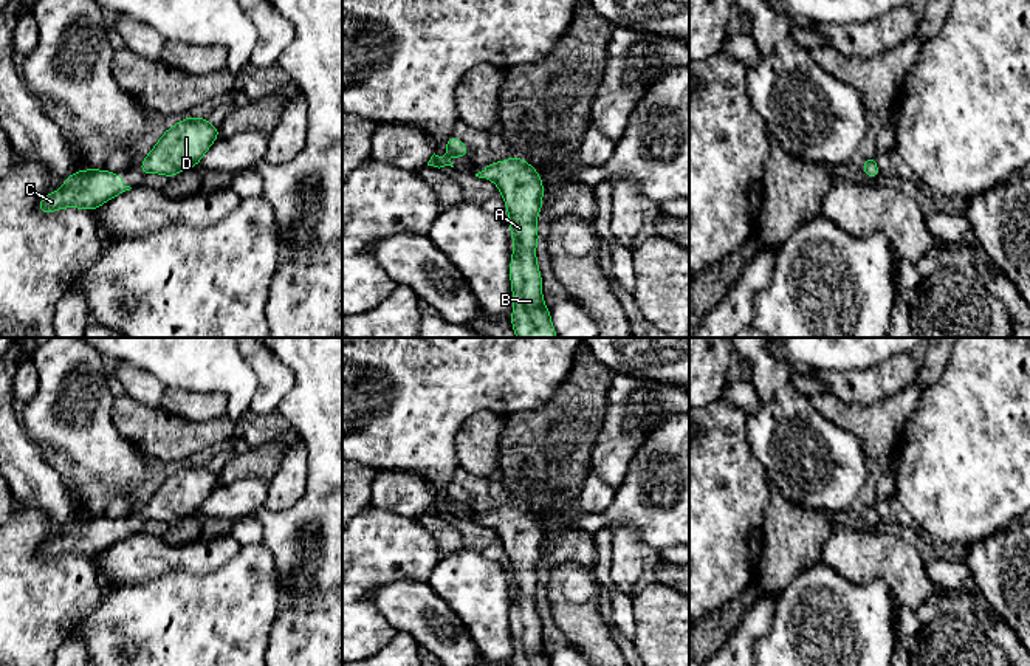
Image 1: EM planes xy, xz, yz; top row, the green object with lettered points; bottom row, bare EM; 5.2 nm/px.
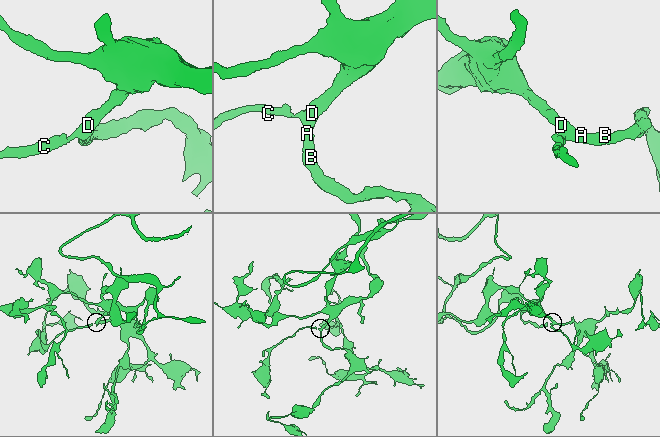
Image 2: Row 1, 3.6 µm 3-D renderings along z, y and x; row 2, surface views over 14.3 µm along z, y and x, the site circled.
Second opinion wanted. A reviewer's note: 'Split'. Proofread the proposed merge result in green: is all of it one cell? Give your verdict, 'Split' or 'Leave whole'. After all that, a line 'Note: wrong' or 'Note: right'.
Leave whole
Note: wrong

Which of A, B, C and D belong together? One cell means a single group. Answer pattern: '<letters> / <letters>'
A B C D

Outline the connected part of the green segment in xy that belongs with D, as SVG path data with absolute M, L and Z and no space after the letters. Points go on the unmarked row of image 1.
M187 463L163 480L138 519L172 525L189 514L200 513L201 503L217 485L220 485L220 475L208 469L204 463Z

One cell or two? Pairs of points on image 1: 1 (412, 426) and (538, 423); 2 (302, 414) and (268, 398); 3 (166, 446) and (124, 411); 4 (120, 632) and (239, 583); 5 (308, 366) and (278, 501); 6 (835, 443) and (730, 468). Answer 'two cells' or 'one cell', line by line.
1: two cells
2: two cells
3: one cell
4: one cell
5: two cells
6: two cells

